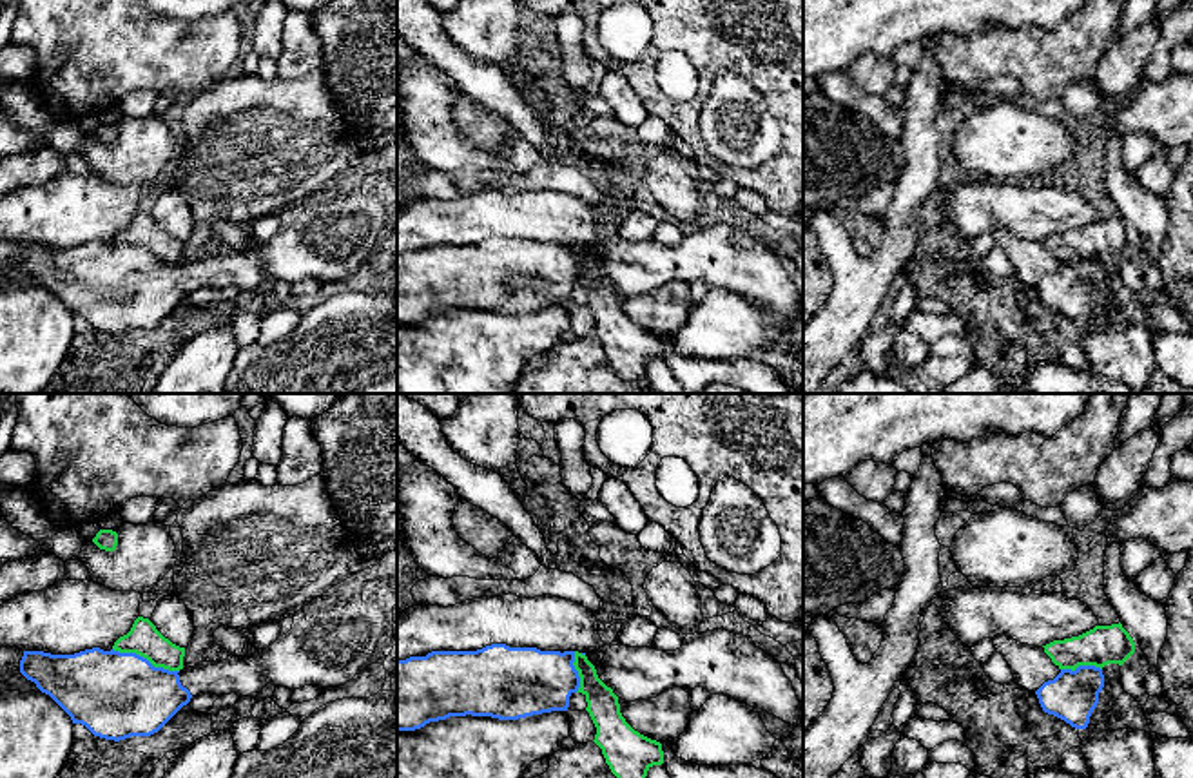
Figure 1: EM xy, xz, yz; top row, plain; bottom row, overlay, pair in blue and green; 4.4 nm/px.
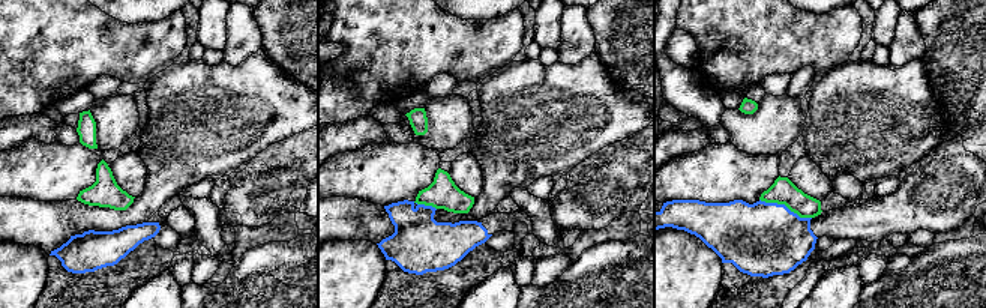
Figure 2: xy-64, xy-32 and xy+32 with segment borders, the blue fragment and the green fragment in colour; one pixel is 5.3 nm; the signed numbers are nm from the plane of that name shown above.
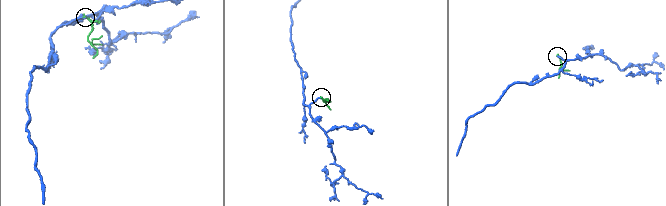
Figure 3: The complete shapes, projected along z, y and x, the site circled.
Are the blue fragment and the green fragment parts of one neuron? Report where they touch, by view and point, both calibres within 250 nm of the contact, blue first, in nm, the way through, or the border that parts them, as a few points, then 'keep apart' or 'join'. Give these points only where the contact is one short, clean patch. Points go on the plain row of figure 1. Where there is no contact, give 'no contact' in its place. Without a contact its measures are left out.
meets blue in xy at (145, 252); 380 nm thick on the blue side, 150 nm on the other; border along xy (113, 242), (124, 247), (138, 247), (155, 260), (178, 265); keep apart

